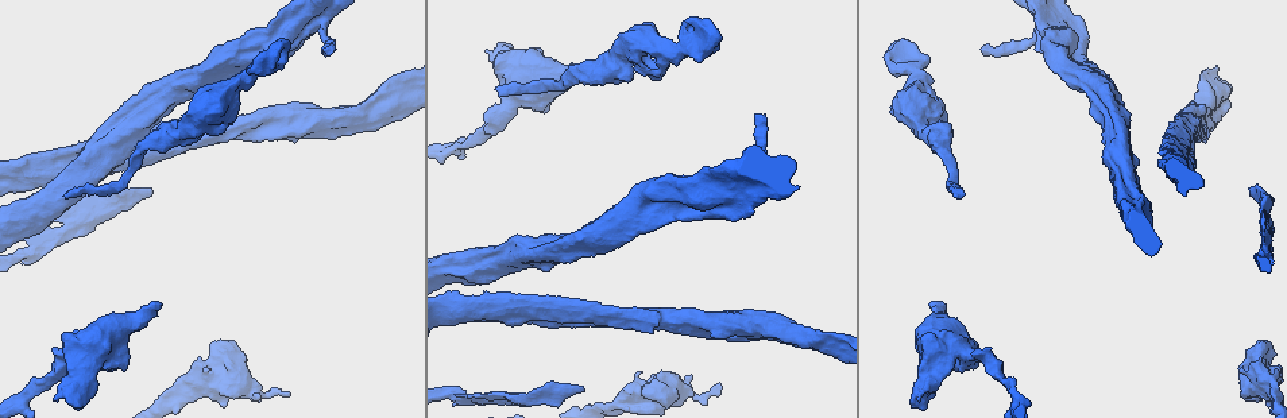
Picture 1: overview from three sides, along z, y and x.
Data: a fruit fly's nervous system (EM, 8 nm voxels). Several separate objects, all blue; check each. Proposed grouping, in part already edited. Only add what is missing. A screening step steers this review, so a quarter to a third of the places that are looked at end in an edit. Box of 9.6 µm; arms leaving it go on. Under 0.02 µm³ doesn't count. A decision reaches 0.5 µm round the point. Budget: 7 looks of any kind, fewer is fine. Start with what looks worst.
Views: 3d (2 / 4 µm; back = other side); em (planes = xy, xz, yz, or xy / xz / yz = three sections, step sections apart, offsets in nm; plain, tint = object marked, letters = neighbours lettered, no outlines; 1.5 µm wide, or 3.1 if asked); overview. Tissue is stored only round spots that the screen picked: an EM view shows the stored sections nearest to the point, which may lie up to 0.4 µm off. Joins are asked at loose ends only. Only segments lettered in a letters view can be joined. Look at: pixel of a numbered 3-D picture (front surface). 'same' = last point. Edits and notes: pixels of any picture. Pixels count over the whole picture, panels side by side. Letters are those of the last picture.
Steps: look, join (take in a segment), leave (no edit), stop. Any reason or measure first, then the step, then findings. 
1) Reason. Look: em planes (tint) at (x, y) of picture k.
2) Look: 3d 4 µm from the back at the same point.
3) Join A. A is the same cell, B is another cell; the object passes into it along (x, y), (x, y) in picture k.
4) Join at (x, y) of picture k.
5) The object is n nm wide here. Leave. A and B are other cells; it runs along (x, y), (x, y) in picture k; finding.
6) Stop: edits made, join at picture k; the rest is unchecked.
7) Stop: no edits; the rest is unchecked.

End of a long branch. Look: 3d 2 µm at (500, 93) of picture 1.

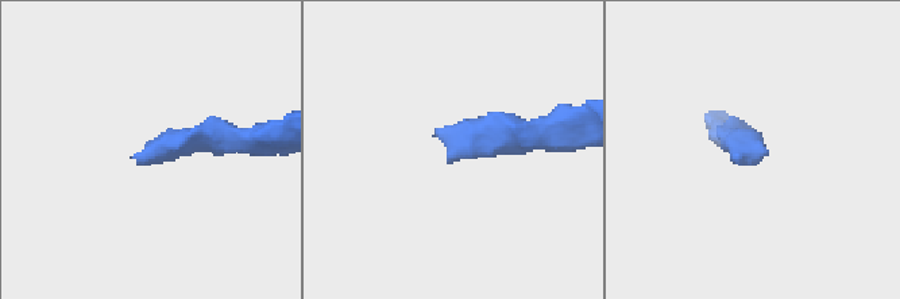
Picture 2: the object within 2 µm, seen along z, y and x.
Look: em planes (letters) at (448, 162) of picture 2.

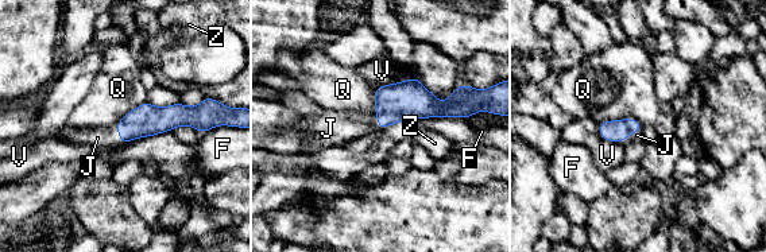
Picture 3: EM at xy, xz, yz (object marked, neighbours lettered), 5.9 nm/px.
The object is 140 nm wide here. Join J. J is the same cell, F, Q, V and Z are other cells; the object passes into it along (615, 131), (630, 134), (637, 135) in picture 3; it goes on there.

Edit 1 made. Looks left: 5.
Look: overview.

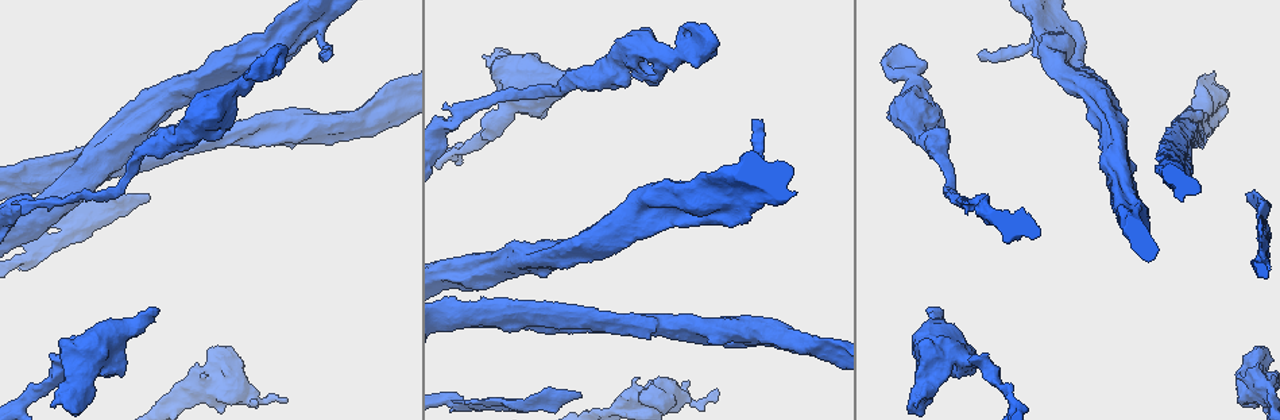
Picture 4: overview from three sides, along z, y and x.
An open end. Look: 3d 4 µm at (286, 403) of picture 4.

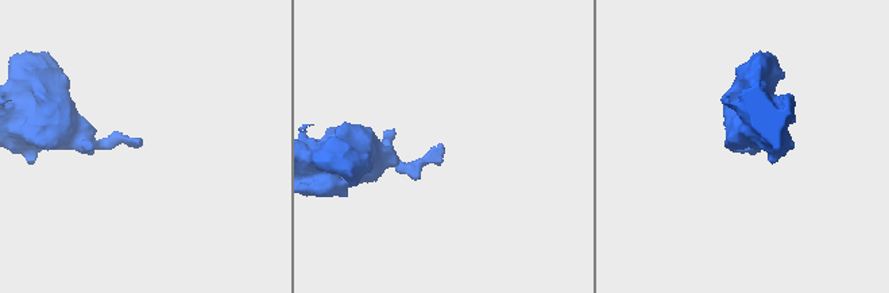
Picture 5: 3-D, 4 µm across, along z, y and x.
Need the tissue. Look: em planes (tint) at (140, 141) of picture 5.

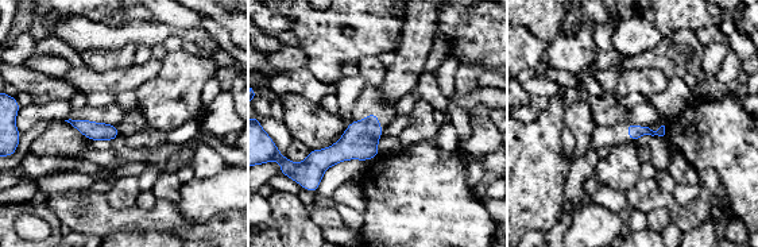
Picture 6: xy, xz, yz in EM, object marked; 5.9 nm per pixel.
Look: em planes (letters) at the same point.

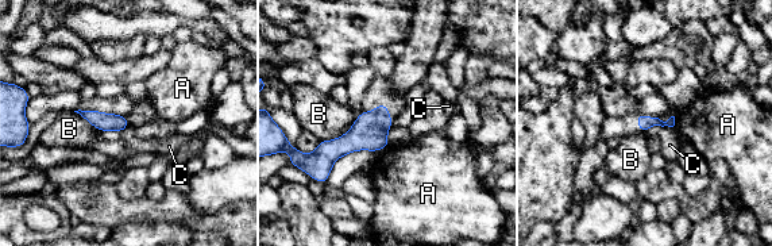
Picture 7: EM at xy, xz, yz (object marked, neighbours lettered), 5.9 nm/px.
Leave. A, B and C are other cells; a border runs along (356, 118), (342, 135), (319, 142) in picture 7; no lettered segment goes on from it.

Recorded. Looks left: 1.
An open end. Look: em planes (letters) at (762, 123) of picture 4.

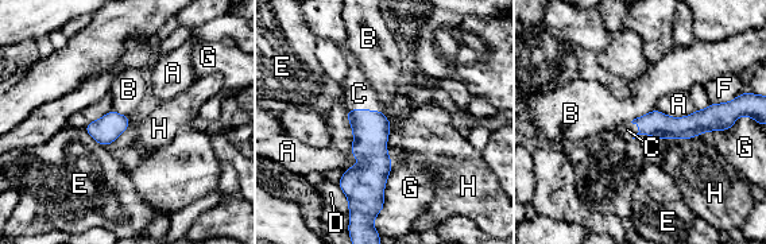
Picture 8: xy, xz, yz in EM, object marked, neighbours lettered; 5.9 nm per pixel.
Join C. C is the same cell, A, B, D, E, F, G and H are other cells; the object passes into it along (371, 128), (363, 108), (359, 93) in picture 8; the neuron continues.

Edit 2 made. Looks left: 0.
Stop: edits made, join at picture 3, join at picture 8; the rest is unchecked.

